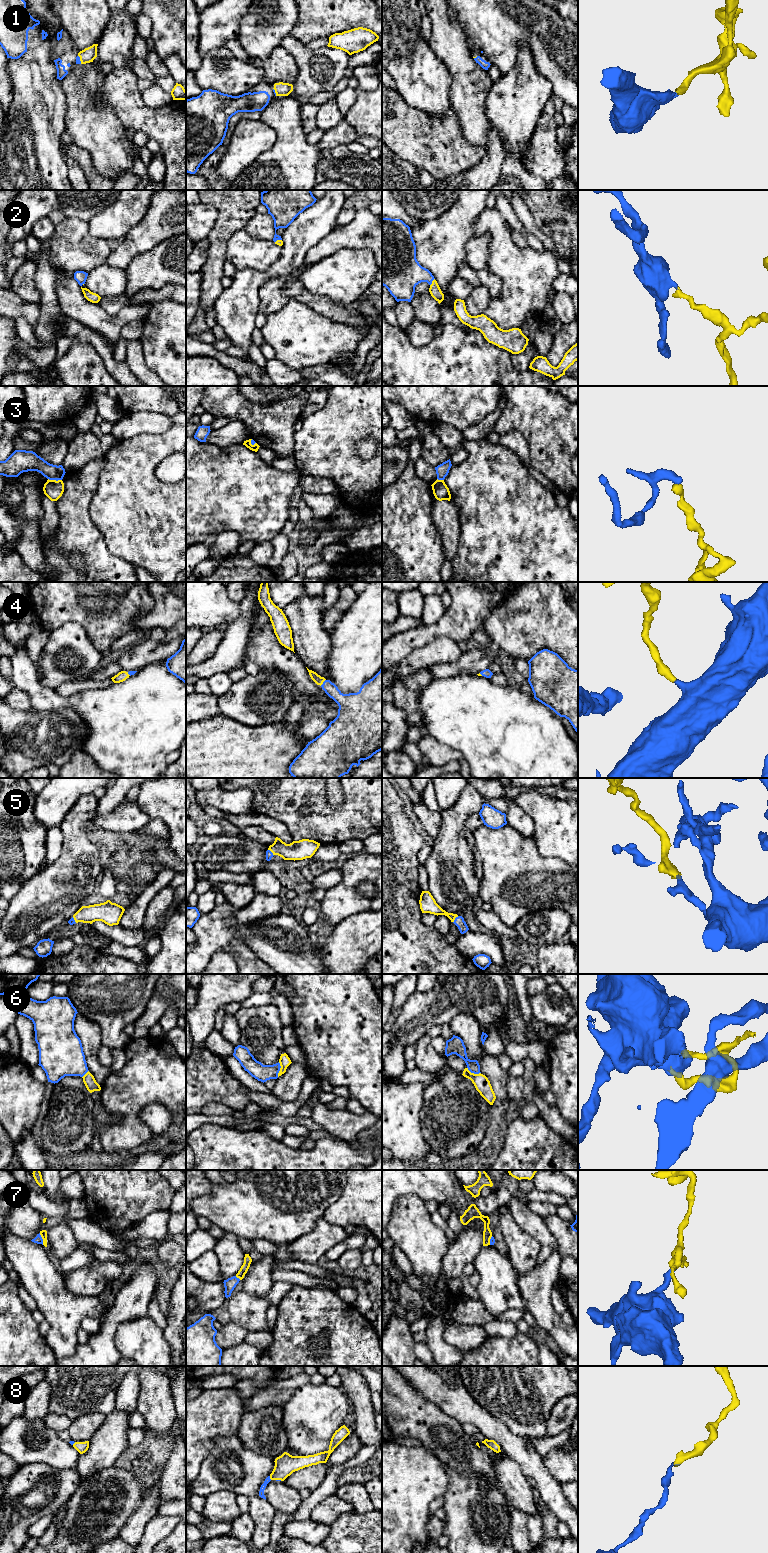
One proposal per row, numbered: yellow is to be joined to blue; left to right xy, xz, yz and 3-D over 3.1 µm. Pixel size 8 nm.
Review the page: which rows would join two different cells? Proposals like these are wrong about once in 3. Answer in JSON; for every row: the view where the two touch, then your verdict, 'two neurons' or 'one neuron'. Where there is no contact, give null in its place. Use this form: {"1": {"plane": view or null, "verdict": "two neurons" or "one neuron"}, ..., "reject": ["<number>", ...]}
{"1": {"plane": "xy", "verdict": "one neuron"}, "2": {"plane": "yz", "verdict": "one neuron"}, "3": {"plane": "xy", "verdict": "two neurons"}, "4": {"plane": "xz", "verdict": "one neuron"}, "5": {"plane": "yz", "verdict": "one neuron"}, "6": {"plane": "xz", "verdict": "two neurons"}, "7": {"plane": "xy", "verdict": "two neurons"}, "8": {"plane": "xz", "verdict": "one neuron"}, "reject": ["3", "6", "7"]}

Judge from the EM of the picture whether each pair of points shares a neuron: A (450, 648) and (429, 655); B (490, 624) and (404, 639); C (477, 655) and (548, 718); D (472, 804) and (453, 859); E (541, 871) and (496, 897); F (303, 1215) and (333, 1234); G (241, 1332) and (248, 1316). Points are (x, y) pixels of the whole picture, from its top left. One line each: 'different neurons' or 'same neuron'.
A: same neuron
B: different neurons
C: different neurons
D: same neuron
E: same neuron
F: different neurons
G: different neurons

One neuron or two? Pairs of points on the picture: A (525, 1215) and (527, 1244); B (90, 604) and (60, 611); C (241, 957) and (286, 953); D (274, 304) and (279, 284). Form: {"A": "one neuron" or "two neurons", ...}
{"A": "two neurons", "B": "one neuron", "C": "two neurons", "D": "one neuron"}

